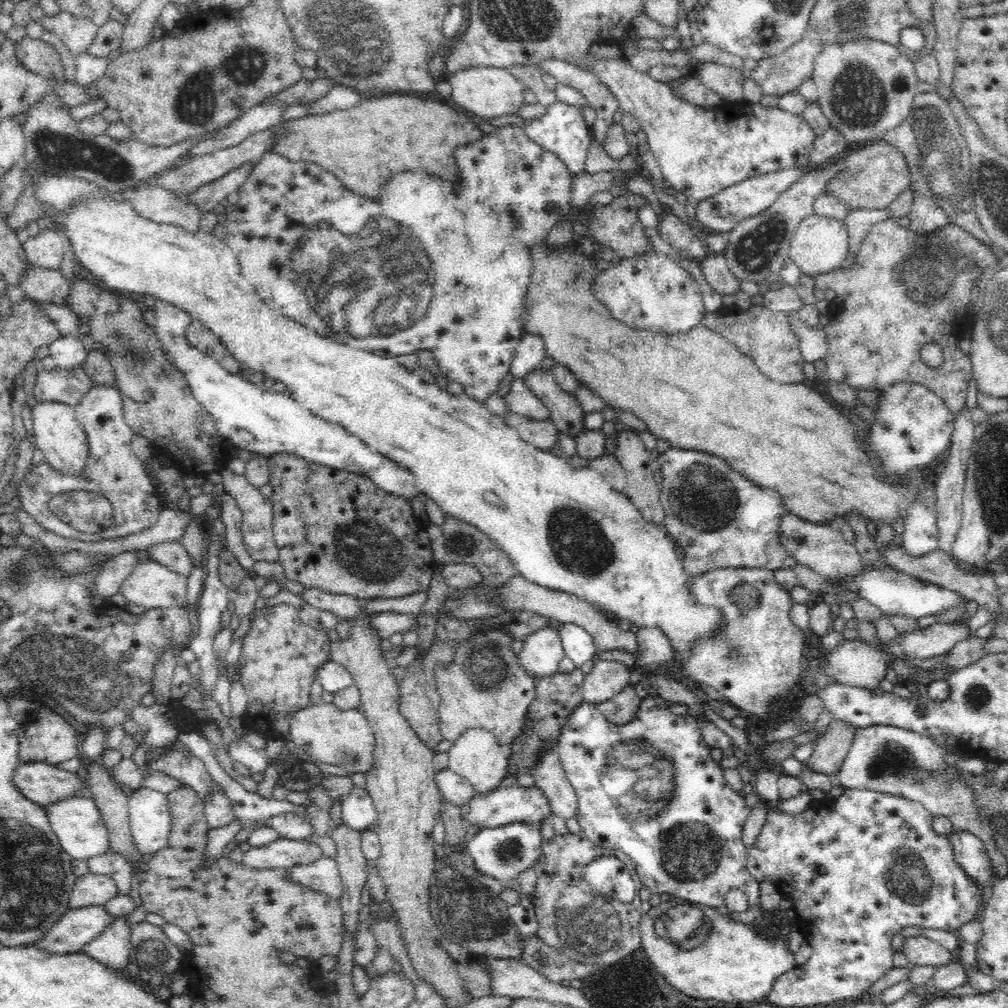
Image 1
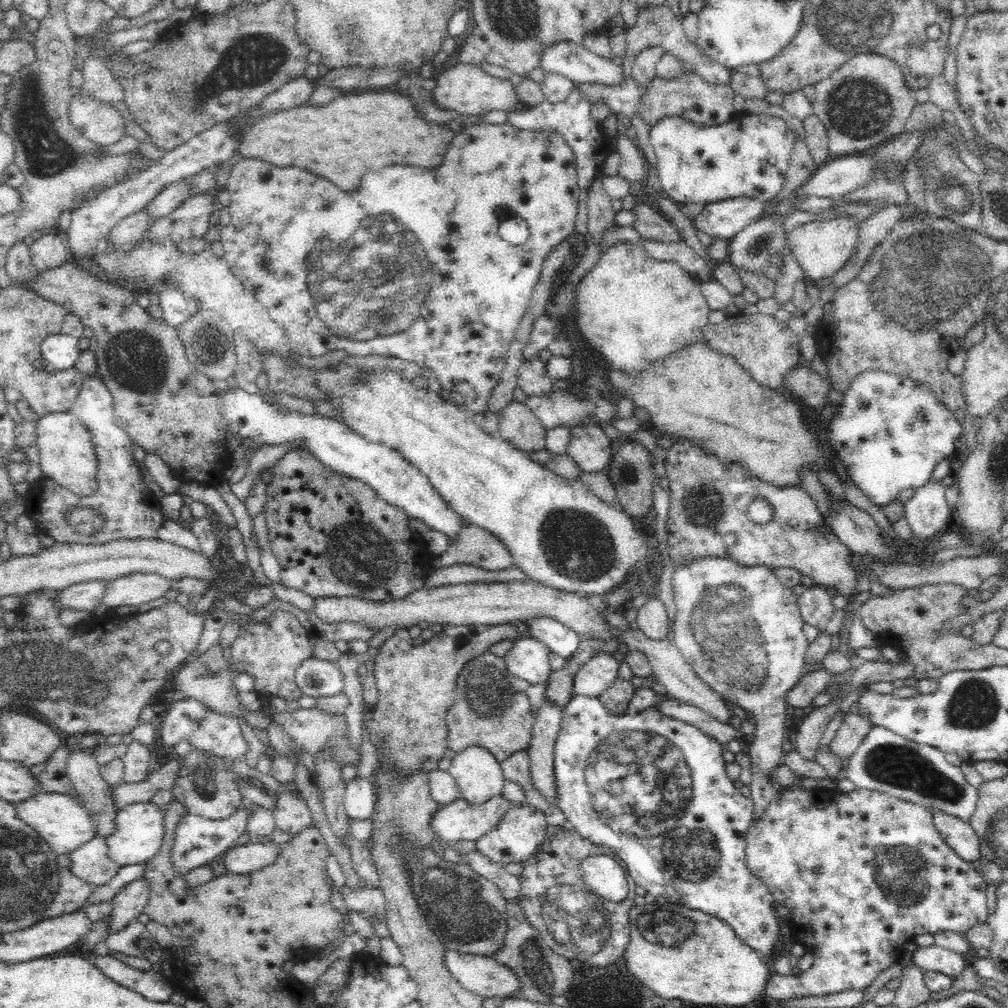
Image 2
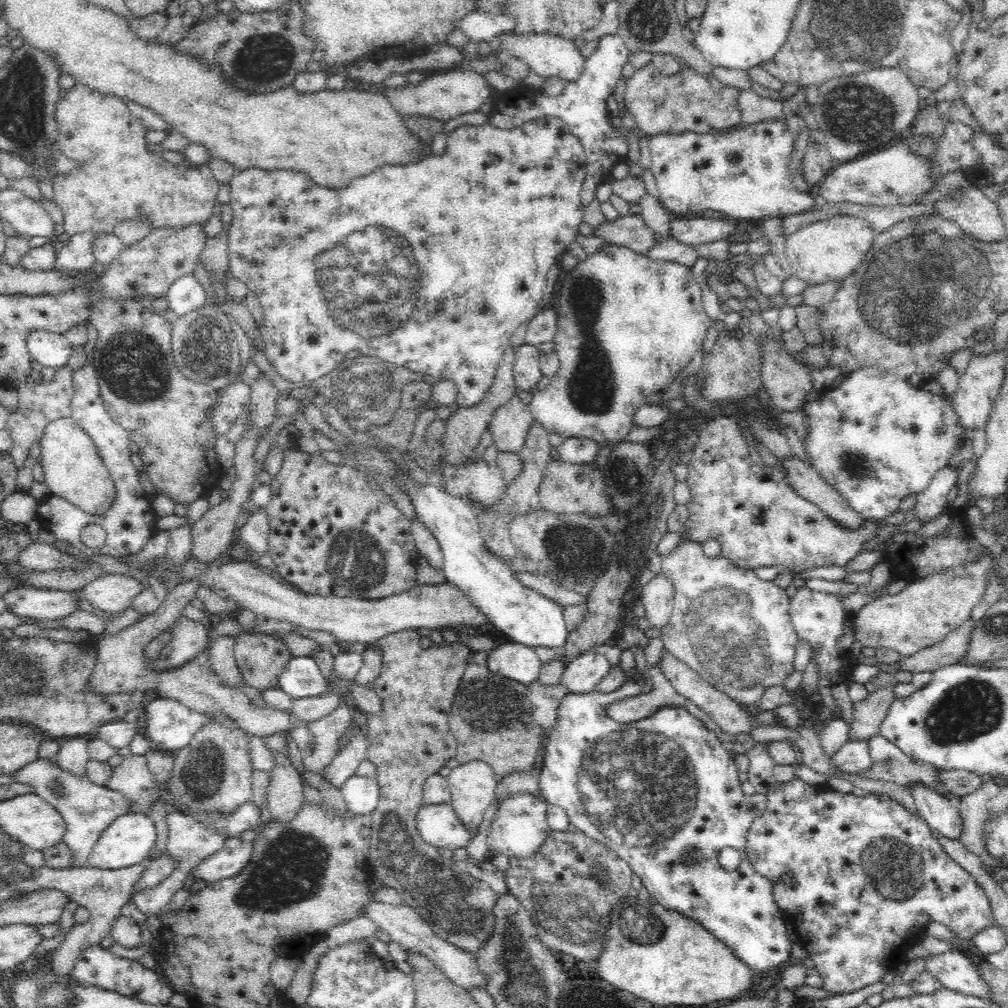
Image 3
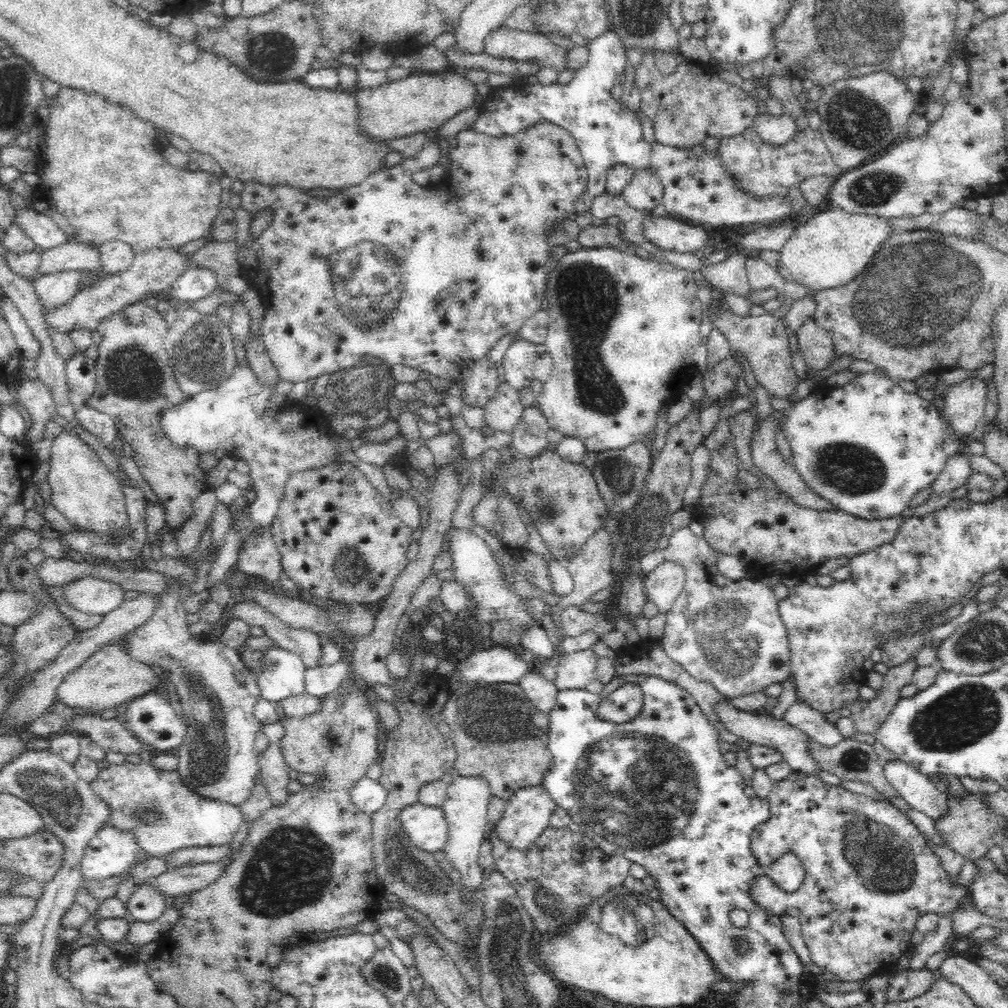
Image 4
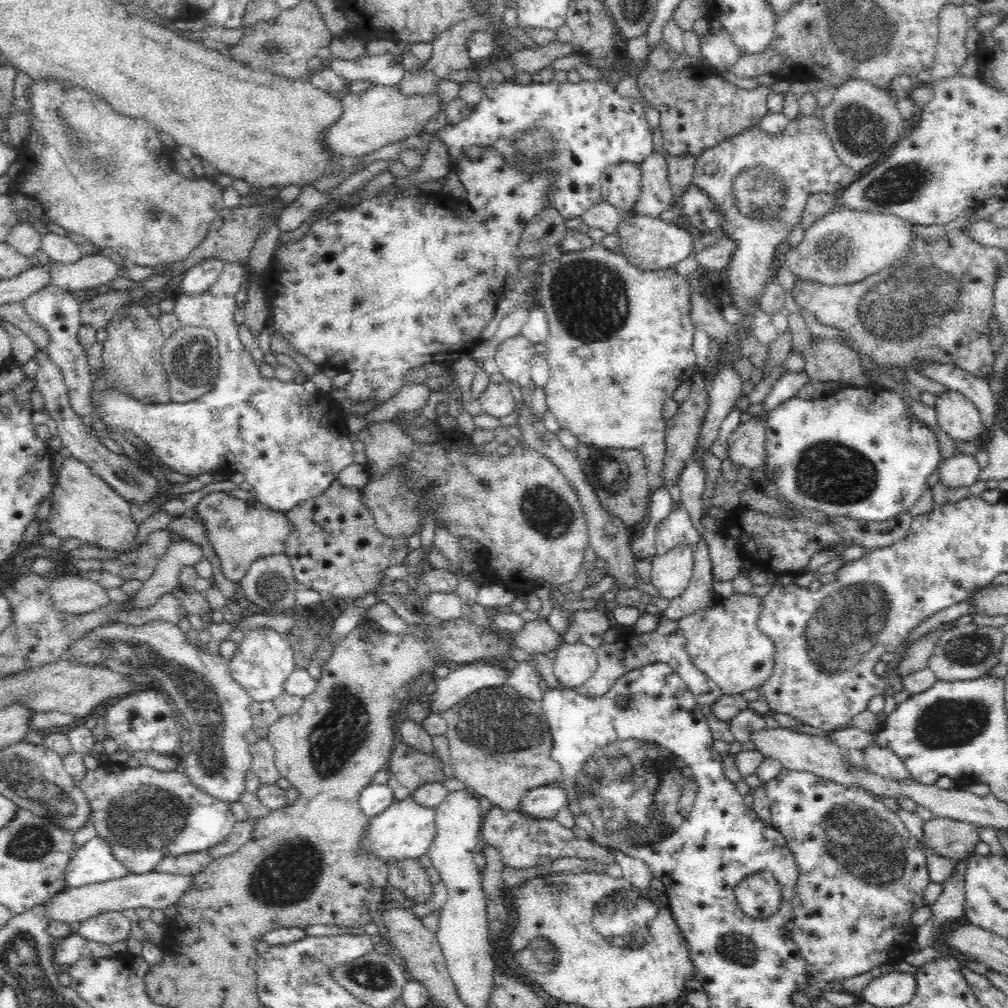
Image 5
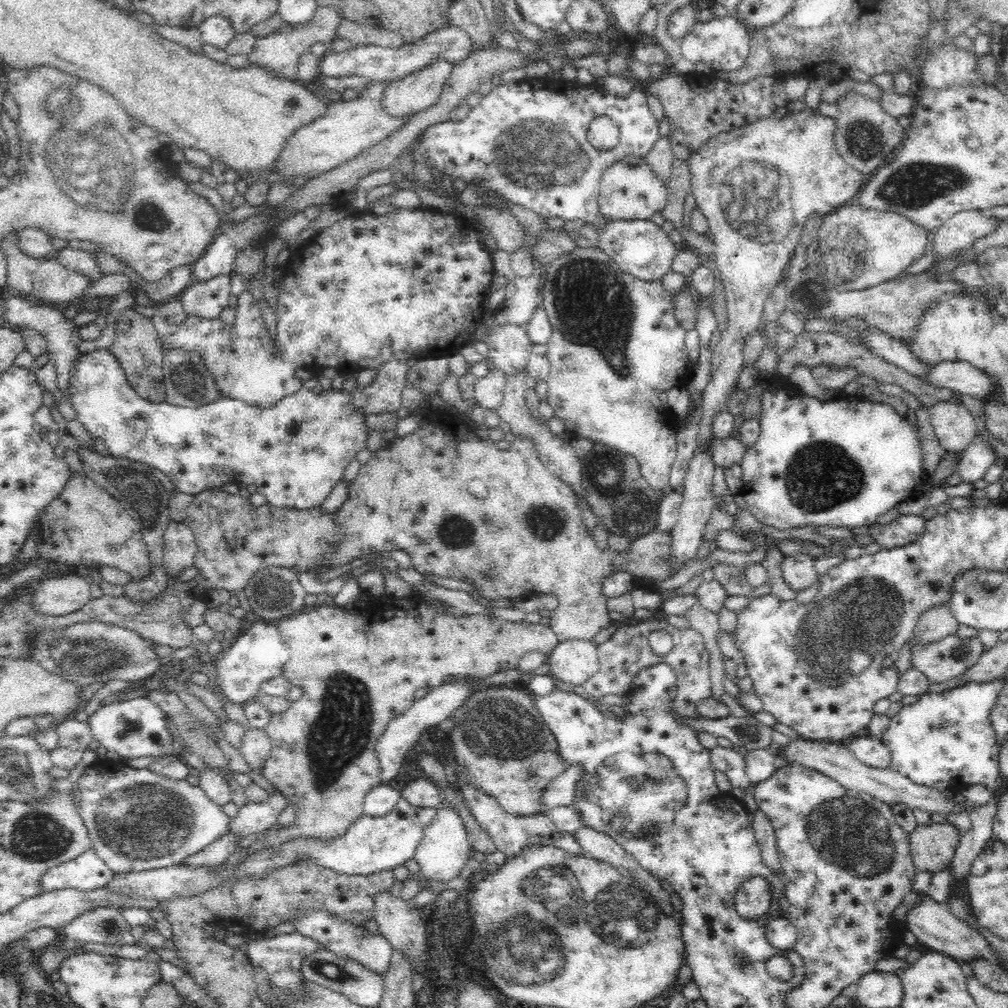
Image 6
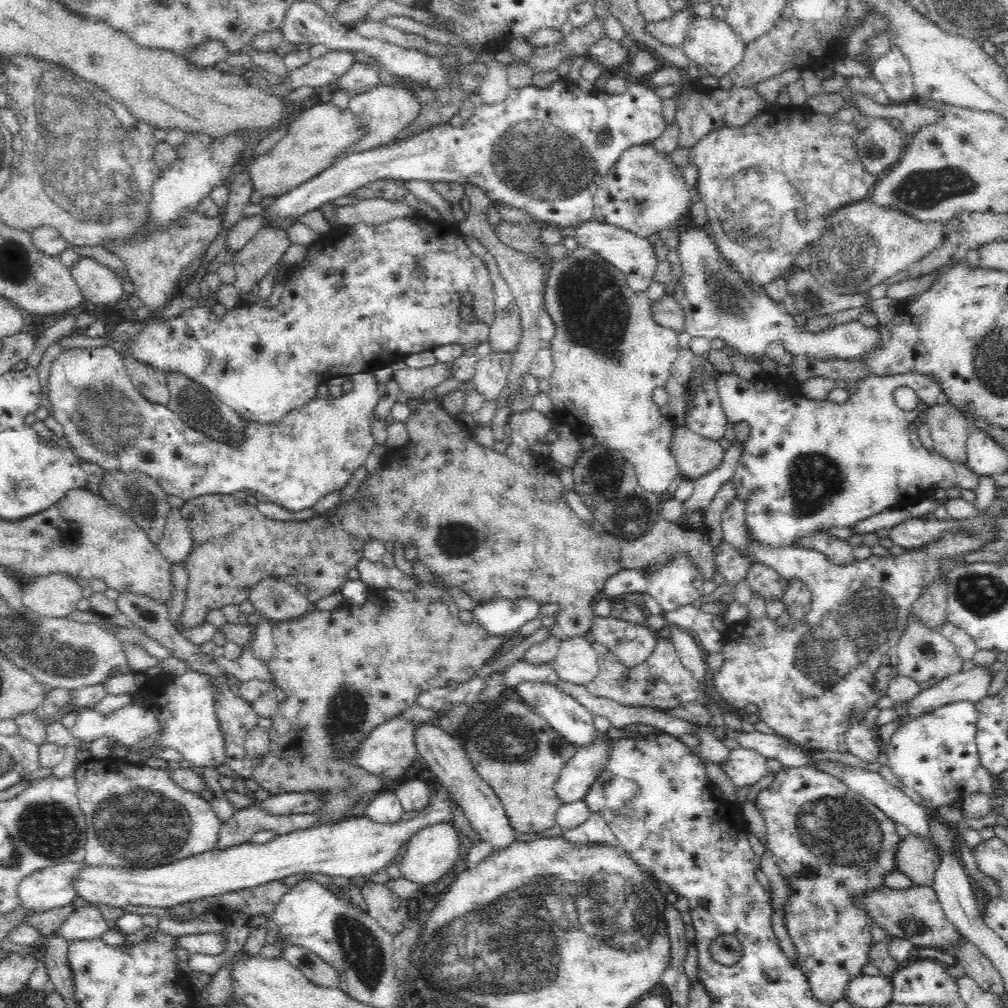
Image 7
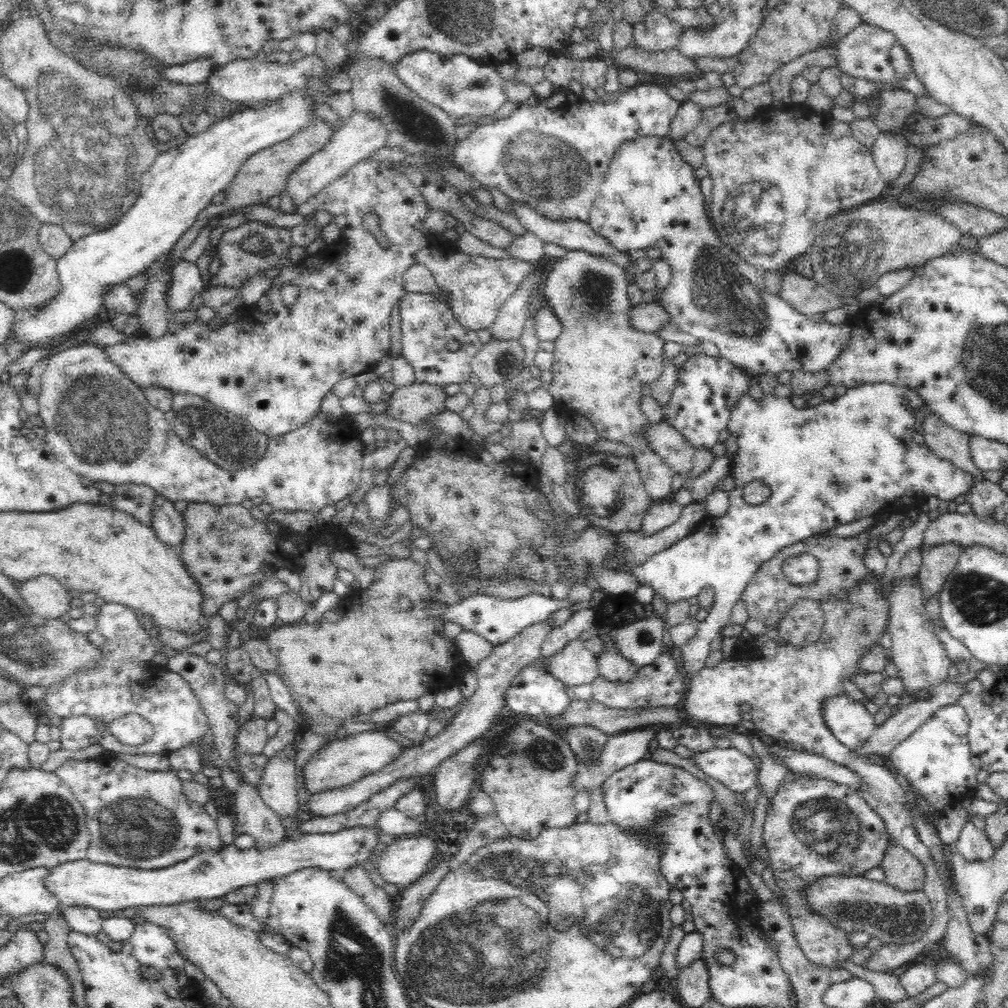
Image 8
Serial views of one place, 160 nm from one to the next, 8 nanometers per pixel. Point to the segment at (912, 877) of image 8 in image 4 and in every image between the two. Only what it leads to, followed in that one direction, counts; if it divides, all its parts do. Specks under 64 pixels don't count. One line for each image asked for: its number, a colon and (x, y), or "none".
4: (969, 828)
5: (953, 839)
6: (932, 846)
7: (918, 857)

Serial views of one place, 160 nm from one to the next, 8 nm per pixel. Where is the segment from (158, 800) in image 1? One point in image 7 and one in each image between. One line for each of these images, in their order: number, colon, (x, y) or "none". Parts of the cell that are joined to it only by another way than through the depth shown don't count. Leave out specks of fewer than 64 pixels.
2: (139, 828)
3: (127, 841)
4: (111, 852)
5: (94, 862)
6: (85, 872)
7: (50, 887)

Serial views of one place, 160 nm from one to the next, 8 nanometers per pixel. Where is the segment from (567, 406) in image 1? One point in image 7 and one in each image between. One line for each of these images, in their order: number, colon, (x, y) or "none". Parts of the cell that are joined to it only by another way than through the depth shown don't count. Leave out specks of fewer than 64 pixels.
2: (532, 378)
3: (526, 368)
4: (519, 360)
5: (514, 357)
6: (509, 345)
7: (504, 333)

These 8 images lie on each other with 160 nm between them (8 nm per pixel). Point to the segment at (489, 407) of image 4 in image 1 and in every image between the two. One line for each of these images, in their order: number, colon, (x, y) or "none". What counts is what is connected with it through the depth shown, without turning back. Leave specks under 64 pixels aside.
1: (543, 435)
2: (517, 424)
3: (509, 424)

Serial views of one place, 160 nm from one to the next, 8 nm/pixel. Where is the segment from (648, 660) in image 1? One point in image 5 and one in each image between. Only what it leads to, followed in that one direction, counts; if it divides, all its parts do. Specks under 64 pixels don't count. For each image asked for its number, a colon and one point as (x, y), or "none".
2: (652, 620)
3: (657, 595)
4: (662, 586)
5: (671, 573)

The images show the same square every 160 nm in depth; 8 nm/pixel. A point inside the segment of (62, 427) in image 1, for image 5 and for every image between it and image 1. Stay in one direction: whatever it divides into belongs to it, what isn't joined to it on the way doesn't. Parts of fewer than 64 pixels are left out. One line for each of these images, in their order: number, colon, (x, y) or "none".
2: (67, 455)
3: (73, 469)
4: (83, 489)
5: (84, 507)

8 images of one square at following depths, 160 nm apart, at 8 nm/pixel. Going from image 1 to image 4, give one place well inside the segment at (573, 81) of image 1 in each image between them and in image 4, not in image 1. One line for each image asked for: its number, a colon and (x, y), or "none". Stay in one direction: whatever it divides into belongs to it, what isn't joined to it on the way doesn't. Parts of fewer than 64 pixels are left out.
2: (688, 96)
3: (686, 102)
4: (686, 107)

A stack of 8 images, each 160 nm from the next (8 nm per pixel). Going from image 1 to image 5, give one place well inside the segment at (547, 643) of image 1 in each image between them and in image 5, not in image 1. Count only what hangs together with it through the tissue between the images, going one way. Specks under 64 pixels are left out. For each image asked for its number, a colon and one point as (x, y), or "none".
2: (528, 659)
3: (511, 660)
4: (497, 664)
5: (468, 678)

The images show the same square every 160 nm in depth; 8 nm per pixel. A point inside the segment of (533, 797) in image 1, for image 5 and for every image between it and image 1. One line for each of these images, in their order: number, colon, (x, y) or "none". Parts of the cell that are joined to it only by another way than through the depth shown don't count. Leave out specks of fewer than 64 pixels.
2: (458, 820)
3: (438, 825)
4: (426, 827)
5: (405, 829)

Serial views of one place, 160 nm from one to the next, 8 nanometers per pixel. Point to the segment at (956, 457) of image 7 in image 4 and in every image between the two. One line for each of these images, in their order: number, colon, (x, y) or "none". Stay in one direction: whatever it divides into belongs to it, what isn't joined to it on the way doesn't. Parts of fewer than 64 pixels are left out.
4: (964, 401)
5: (957, 416)
6: (954, 425)

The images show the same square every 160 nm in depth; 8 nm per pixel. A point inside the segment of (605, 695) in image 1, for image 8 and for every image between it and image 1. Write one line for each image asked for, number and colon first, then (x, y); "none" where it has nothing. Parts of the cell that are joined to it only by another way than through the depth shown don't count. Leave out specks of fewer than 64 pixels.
2: (592, 678)
3: (582, 674)
4: (575, 670)
5: (574, 664)
6: (575, 661)
7: (576, 661)
8: (574, 665)

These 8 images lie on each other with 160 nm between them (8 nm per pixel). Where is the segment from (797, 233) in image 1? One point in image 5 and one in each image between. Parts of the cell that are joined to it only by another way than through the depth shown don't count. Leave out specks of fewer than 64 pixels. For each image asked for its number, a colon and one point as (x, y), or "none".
2: (822, 247)
3: (831, 249)
4: (832, 247)
5: (845, 246)

